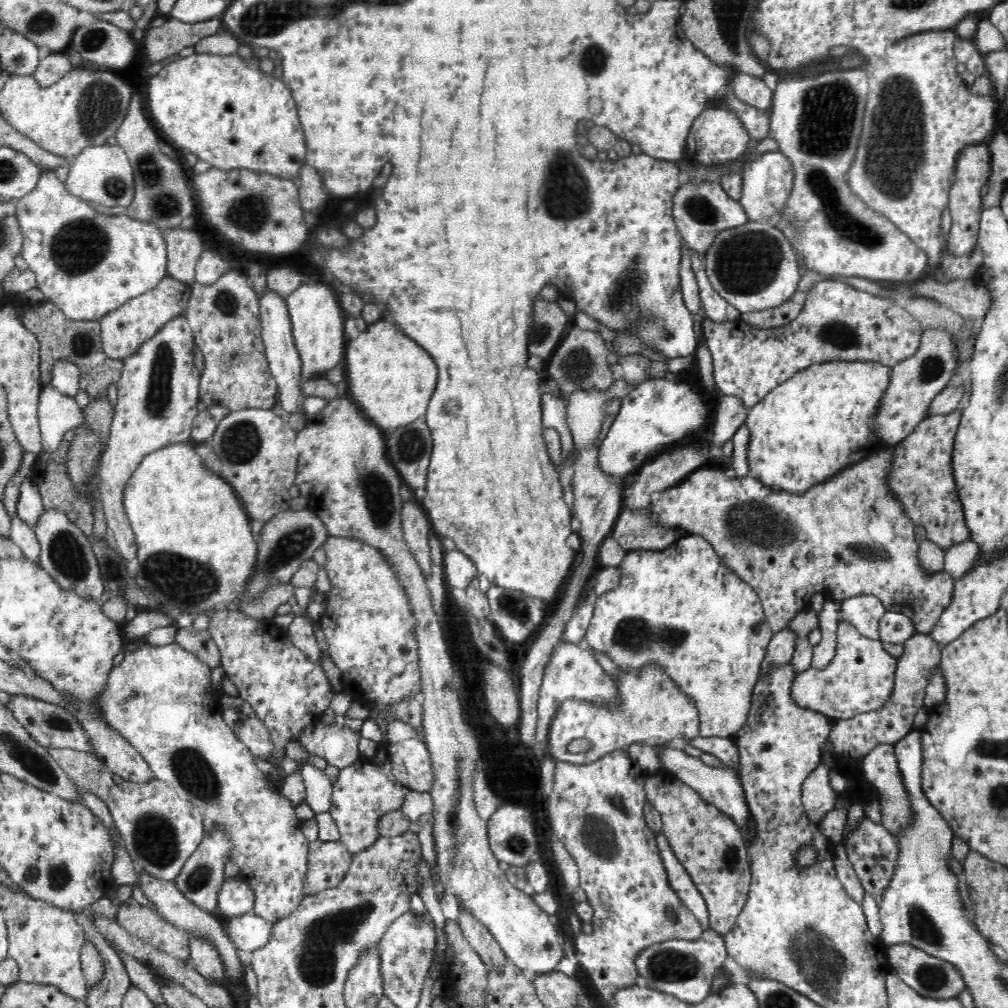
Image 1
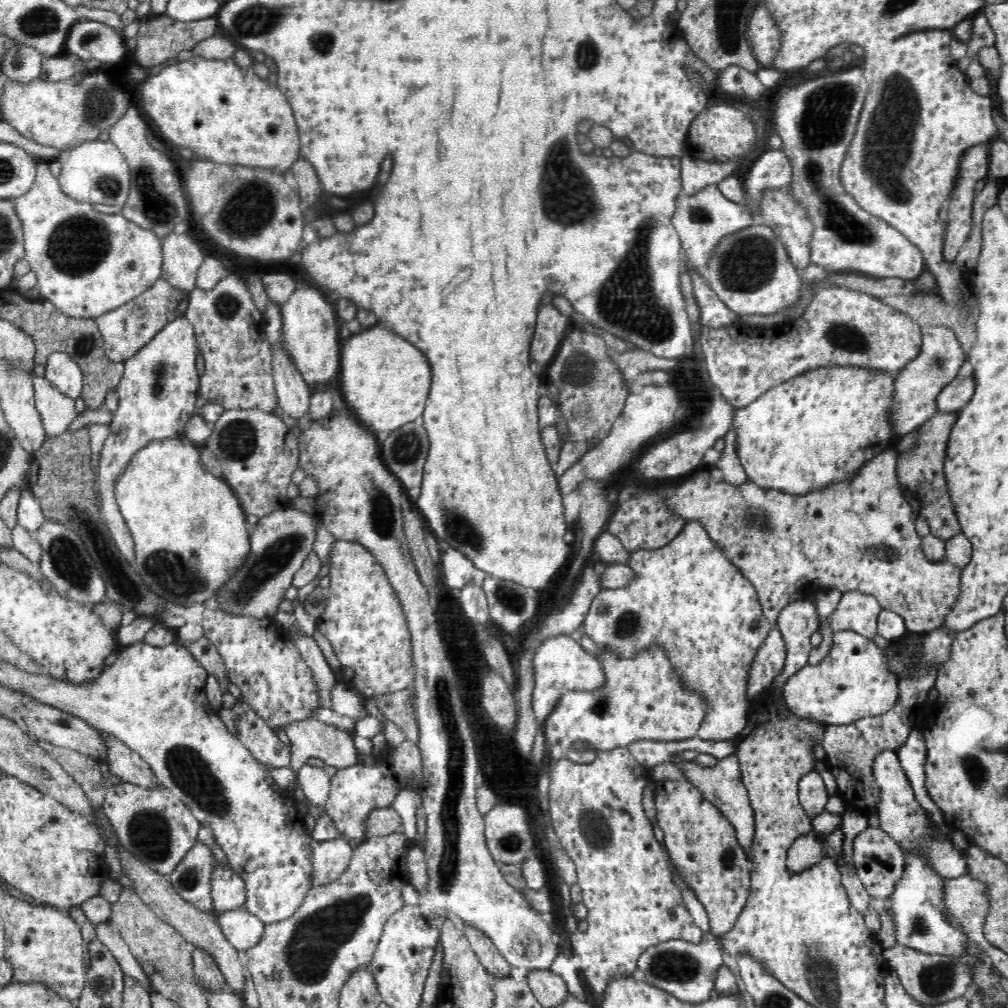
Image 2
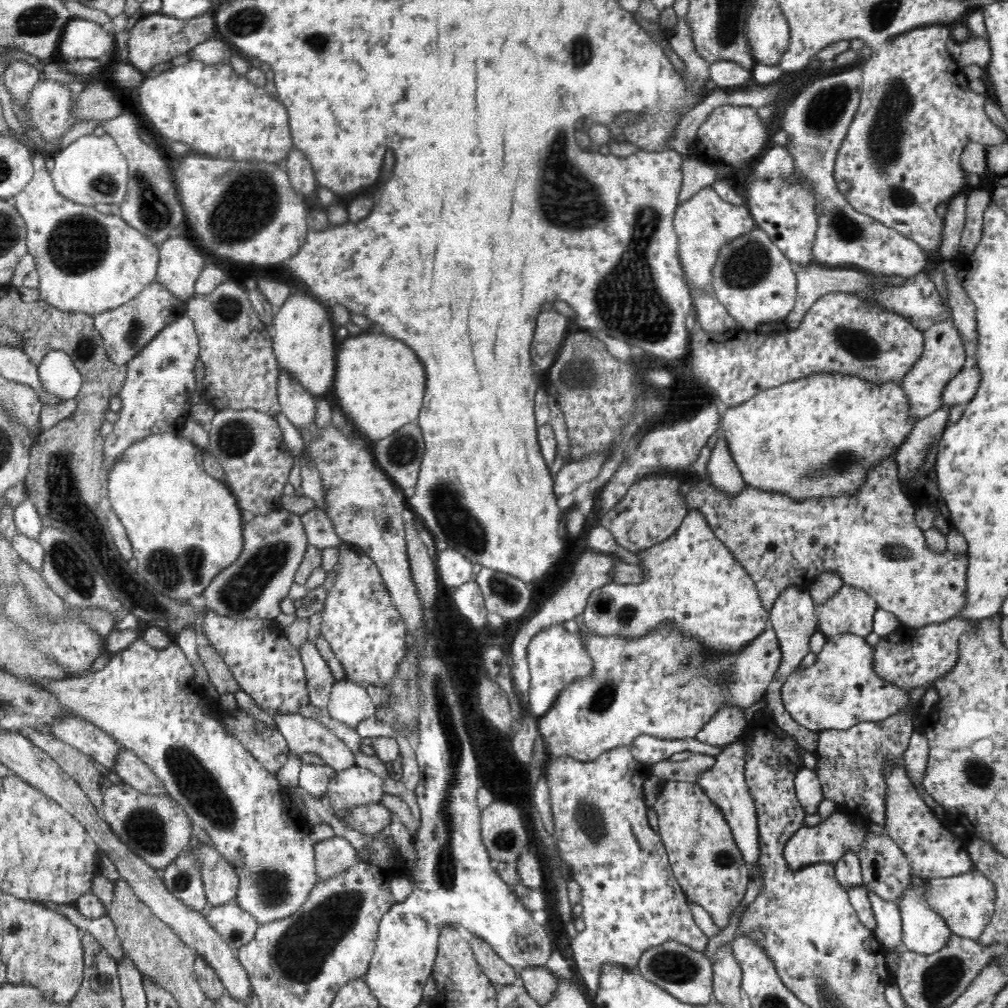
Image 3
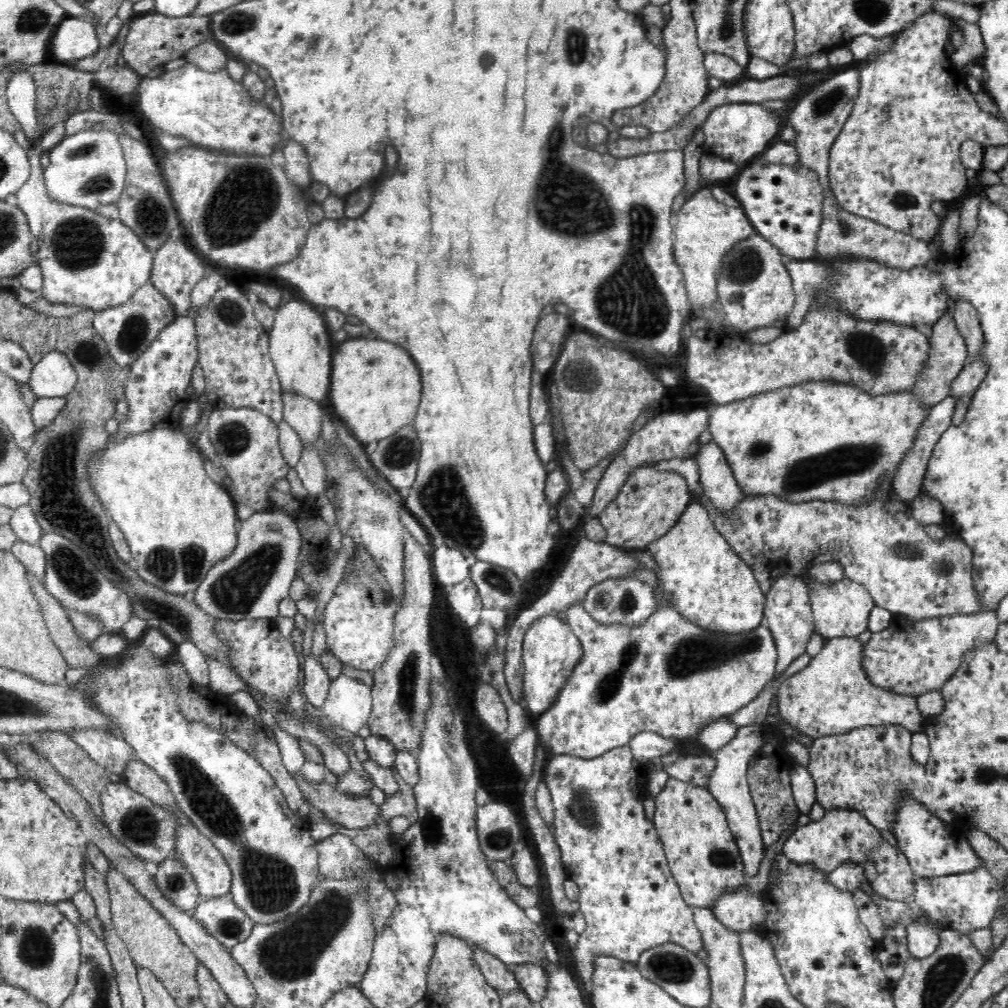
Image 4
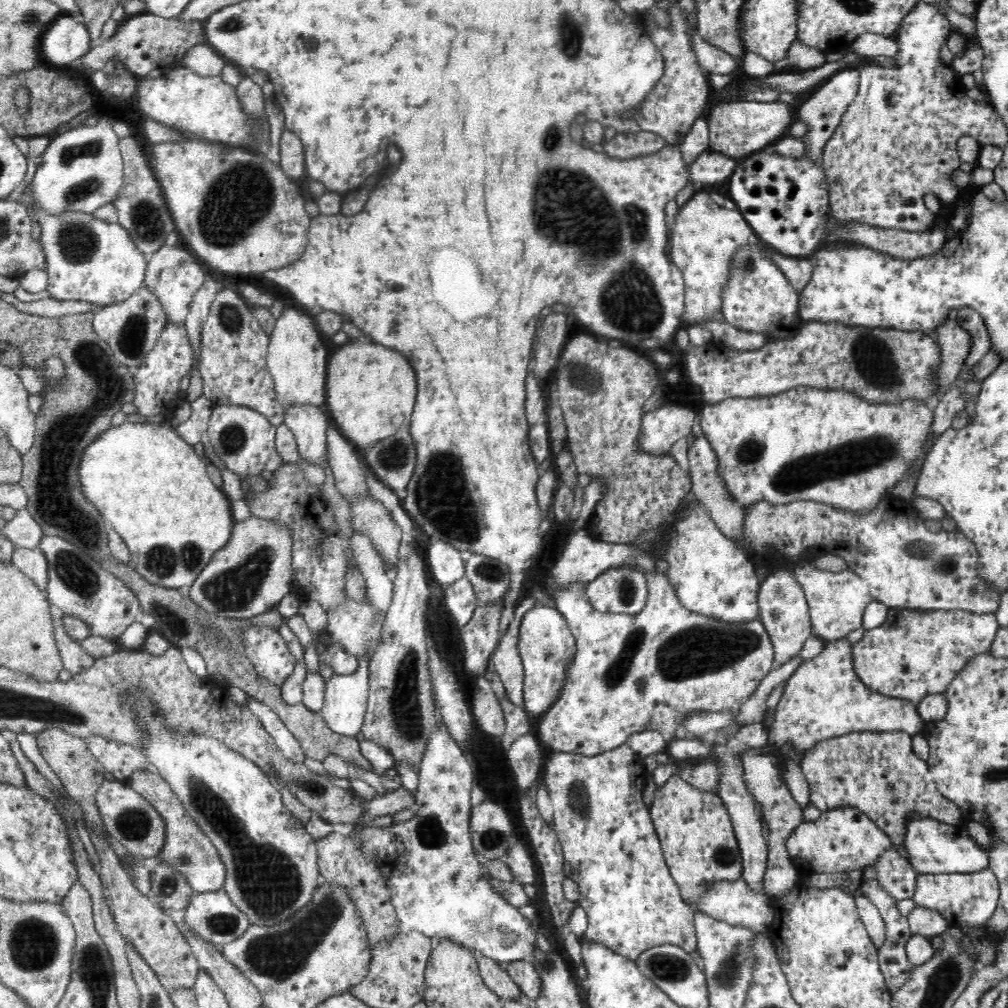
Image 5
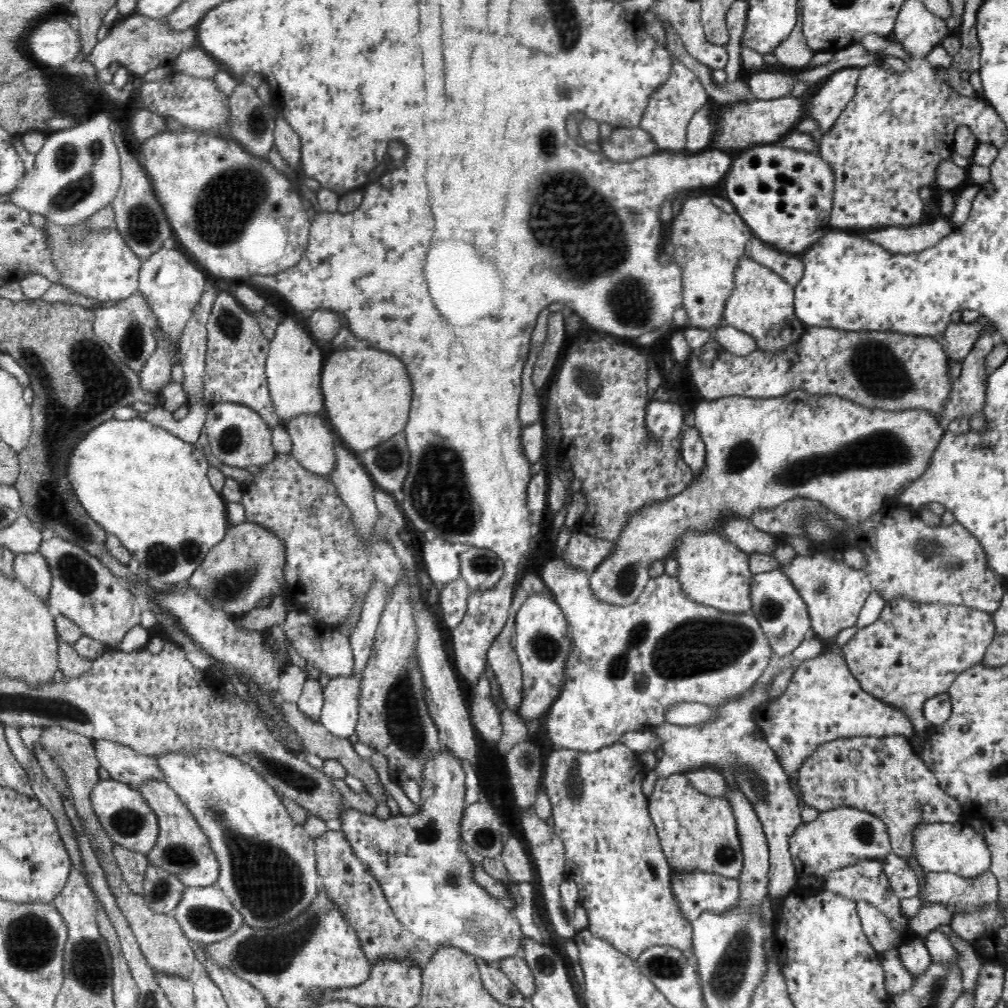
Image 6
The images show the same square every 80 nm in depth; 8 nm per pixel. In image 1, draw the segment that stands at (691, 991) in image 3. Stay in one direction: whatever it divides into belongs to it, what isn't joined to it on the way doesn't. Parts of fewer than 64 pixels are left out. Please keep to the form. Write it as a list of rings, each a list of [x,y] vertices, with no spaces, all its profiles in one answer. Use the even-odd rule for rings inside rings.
[[[709,929],[698,940],[670,939],[646,946],[634,962],[644,986],[696,1004],[712,994],[712,980],[716,978],[716,972],[723,968],[726,956],[723,935]]]

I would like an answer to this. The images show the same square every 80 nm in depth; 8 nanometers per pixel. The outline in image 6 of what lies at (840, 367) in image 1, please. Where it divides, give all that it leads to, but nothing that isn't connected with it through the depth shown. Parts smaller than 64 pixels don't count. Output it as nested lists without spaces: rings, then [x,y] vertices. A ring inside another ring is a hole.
[[[800,389],[790,390],[790,392],[779,397],[765,399],[753,399],[750,397],[724,397],[713,401],[705,399],[704,402],[699,402],[696,405],[693,413],[694,426],[698,429],[702,441],[706,445],[706,458],[703,469],[682,492],[660,502],[648,503],[639,508],[635,513],[628,515],[619,537],[614,542],[609,543],[607,557],[590,573],[590,587],[592,587],[592,593],[596,595],[598,601],[604,601],[612,605],[631,605],[641,595],[641,592],[647,585],[650,564],[658,559],[665,560],[669,557],[674,557],[677,560],[677,577],[680,585],[682,585],[684,593],[690,599],[694,599],[694,602],[704,603],[704,605],[728,613],[751,612],[752,603],[750,602],[749,588],[752,572],[748,564],[748,553],[740,550],[720,532],[720,522],[724,518],[740,516],[749,519],[756,510],[771,509],[793,498],[802,497],[812,501],[820,501],[824,506],[828,507],[828,510],[831,510],[832,514],[843,518],[849,528],[856,528],[856,526],[860,526],[860,522],[864,522],[877,510],[880,510],[880,506],[883,505],[887,498],[892,497],[901,487],[904,488],[911,481],[924,474],[928,464],[930,464],[930,460],[932,460],[932,454],[934,454],[936,446],[940,444],[946,434],[946,430],[938,423],[937,418],[927,410],[918,410],[916,408],[910,410],[878,410],[877,408],[868,408],[867,406],[856,404],[847,398],[840,398],[831,394],[810,394]]]

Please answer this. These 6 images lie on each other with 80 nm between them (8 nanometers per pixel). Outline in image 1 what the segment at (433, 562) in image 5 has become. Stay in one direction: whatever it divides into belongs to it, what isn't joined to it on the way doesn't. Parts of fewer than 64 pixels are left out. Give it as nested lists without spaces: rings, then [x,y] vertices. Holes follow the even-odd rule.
[[[458,549],[443,551],[443,571],[445,582],[462,589],[470,586],[479,573],[474,561]]]

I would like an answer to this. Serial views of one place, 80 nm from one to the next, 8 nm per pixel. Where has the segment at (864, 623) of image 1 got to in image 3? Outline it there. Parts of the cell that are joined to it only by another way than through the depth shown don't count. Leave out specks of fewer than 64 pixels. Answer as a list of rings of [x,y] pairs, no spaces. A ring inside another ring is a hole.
[[[846,583],[817,608],[818,631],[827,638],[836,634],[857,634],[866,637],[873,632],[873,616],[878,603],[867,592]]]

